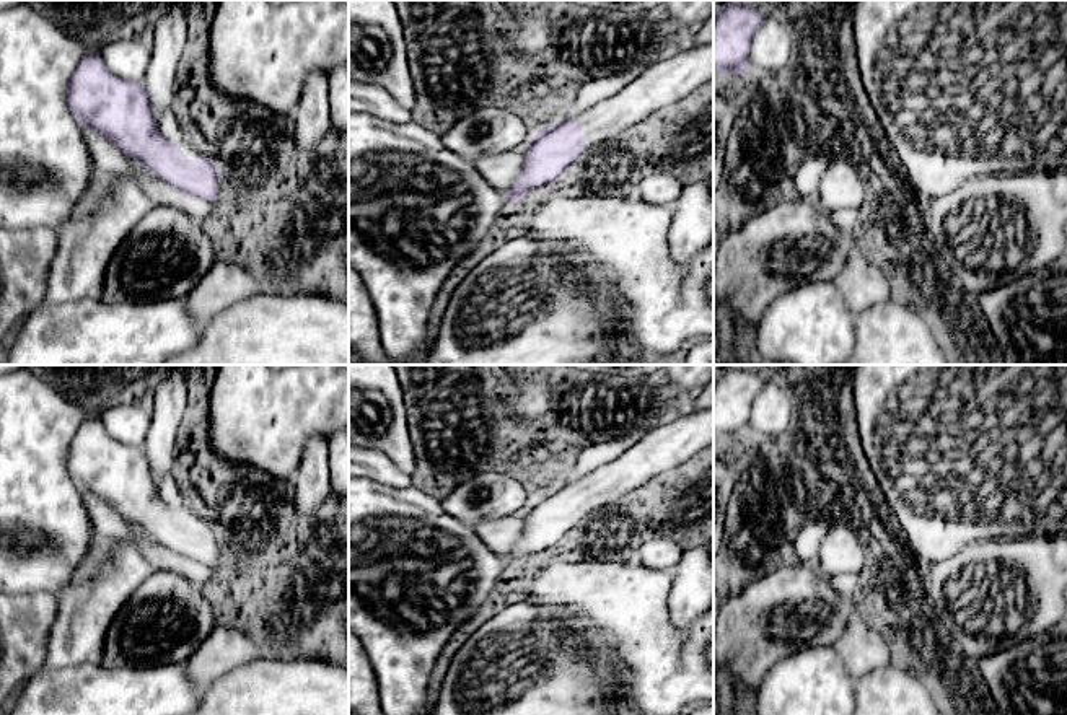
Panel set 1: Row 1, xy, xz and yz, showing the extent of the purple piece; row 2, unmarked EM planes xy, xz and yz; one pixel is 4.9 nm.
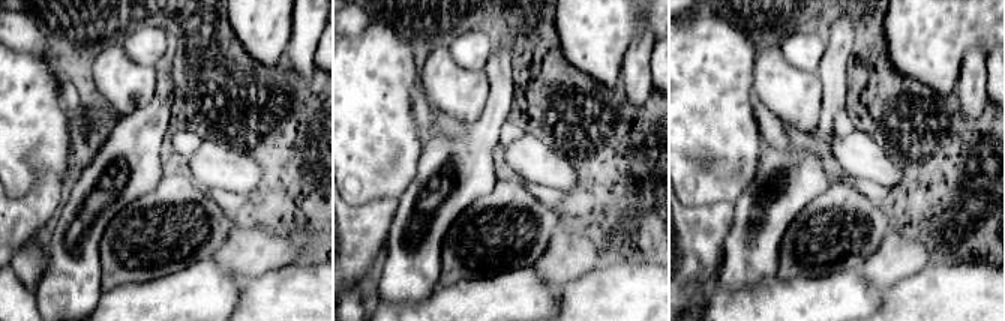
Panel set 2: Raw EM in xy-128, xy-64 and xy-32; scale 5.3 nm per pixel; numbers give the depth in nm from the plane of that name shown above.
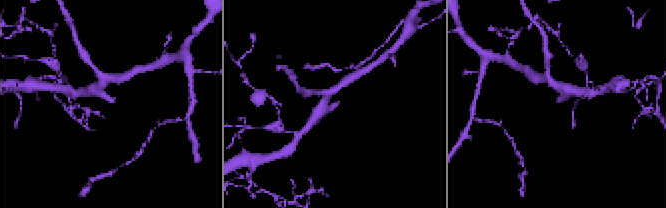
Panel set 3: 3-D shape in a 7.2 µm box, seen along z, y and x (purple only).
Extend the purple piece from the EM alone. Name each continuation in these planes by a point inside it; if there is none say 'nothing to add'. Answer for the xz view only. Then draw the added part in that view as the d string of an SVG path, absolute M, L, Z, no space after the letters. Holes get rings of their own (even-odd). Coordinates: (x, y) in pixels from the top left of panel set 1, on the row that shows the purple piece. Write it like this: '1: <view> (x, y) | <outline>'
1: xz (665, 80) | M681 44L666 57L645 62L643 72L617 94L575 116L582 122L582 137L586 143L586 150L578 161L601 155L609 140L619 138L629 127L642 122L658 109L683 99L710 78L714 78L714 44Z

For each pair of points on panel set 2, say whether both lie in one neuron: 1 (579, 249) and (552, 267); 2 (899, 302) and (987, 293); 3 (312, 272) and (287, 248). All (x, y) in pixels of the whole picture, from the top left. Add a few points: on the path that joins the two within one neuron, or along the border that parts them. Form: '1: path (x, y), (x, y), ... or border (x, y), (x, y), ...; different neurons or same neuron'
1: path (573, 255), (569, 255), (558, 264); same neuron
2: path (921, 302), (965, 302); same neuron
3: border (312, 260), (284, 264), (269, 272); different neurons

